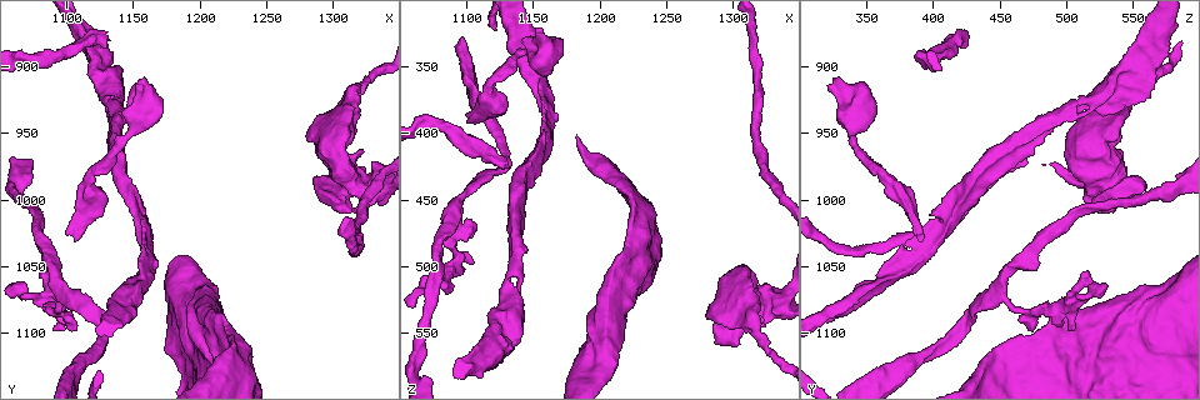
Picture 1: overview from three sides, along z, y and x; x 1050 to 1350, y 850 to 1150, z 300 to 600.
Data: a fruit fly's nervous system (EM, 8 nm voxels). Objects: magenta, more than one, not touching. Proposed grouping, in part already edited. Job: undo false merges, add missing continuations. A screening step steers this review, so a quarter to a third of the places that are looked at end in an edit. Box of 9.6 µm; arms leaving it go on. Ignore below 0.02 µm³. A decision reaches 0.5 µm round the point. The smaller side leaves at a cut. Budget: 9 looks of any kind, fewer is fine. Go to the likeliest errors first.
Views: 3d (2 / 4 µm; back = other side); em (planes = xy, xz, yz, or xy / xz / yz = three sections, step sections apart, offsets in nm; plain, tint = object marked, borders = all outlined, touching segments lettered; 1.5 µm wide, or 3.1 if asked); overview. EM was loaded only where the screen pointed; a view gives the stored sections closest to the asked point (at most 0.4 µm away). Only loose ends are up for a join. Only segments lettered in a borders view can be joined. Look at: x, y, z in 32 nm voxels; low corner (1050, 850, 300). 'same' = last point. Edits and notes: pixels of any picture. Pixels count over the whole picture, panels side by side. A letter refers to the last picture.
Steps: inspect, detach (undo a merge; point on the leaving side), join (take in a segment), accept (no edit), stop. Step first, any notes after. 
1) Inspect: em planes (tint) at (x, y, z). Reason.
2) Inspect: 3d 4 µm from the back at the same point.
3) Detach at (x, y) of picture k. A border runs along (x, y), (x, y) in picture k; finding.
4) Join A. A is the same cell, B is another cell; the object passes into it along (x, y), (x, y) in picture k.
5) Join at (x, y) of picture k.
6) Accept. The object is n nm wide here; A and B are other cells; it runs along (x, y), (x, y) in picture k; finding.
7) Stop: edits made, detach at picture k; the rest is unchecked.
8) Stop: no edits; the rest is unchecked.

Inspect: 3d 2 µm at (1128, 886, 422). Free end.

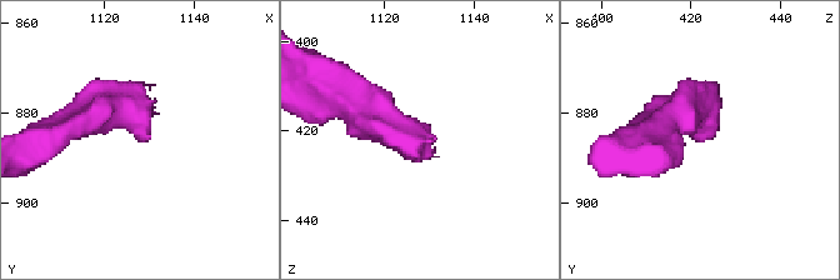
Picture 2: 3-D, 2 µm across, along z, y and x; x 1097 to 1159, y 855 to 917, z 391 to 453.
Inspect: em yz step 4 (tint) at (1130, 885, 424). Shape alone is not enough.

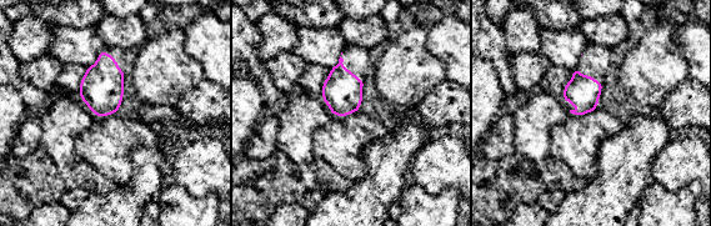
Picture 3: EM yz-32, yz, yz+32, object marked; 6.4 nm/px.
Inspect: em planes (borders) at the same point. Another direction.

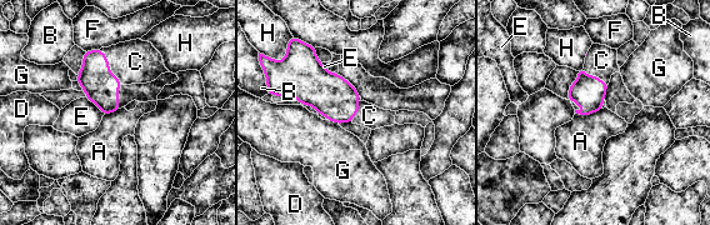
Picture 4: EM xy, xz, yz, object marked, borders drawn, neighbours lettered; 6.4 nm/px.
Join C. The object is 200 nm wide here; C is the same cell, A, B, D, E, F, G and H are other cells; the object passes into it along (101, 88), (108, 66), (135, 61) in picture 4; it goes on there.

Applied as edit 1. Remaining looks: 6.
Inspect: 3d 4 µm at (1324, 966, 538). Branch stops here.

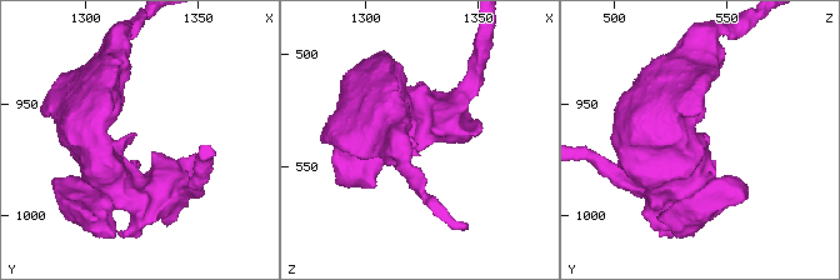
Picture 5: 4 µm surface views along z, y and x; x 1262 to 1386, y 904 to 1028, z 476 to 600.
Inspect: em xz step 4 (borders) at (1323, 964, 539).

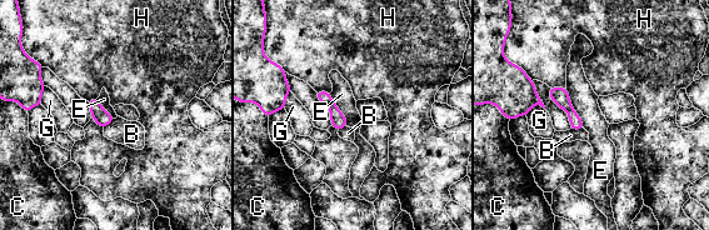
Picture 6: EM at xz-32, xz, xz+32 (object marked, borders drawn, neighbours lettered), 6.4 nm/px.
Accept. B, C, E, G and H are other cells; a border runs along (565, 89), (572, 108), (584, 128) in picture 6; none of them fits.

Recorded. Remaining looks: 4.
Inspect: 3d 4 µm from the back at (1152, 914, 322). Free end.

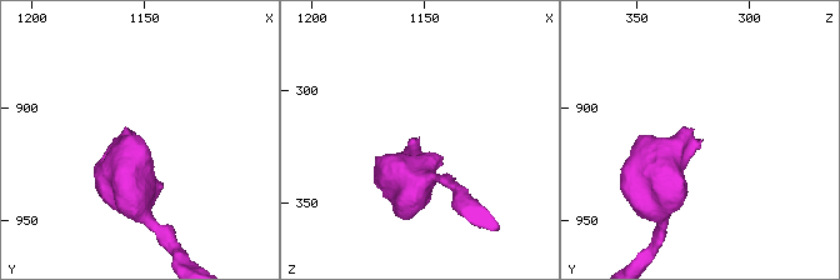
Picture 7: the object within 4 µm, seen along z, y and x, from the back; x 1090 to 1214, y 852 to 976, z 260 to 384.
Inspect: em xz step 8 (tint) at (1152, 913, 323).

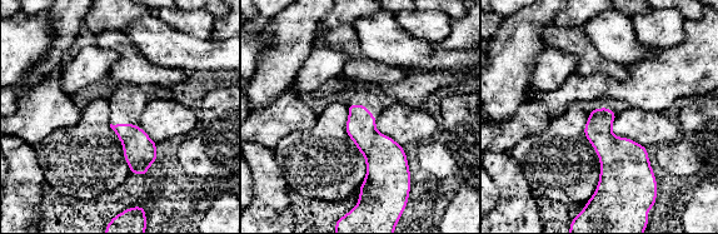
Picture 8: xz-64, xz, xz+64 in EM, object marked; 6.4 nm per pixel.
Inspect: em planes (borders) at the same point.

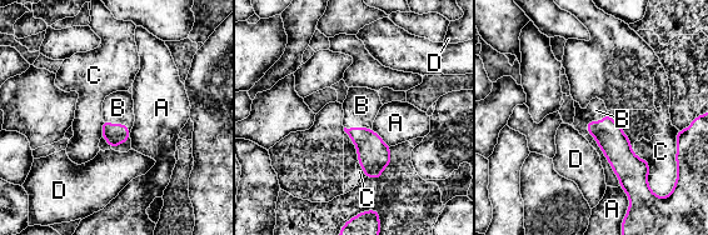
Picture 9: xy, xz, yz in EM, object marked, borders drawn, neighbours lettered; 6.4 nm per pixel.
Join B. B is the same cell, A, C and D are other cells; the object passes into it along (114, 135), (120, 124), (118, 108) in picture 9; the neuron continues.

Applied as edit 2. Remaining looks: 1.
Stop: edits made, join at picture 4, join at picture 9; the rest is unchecked.

